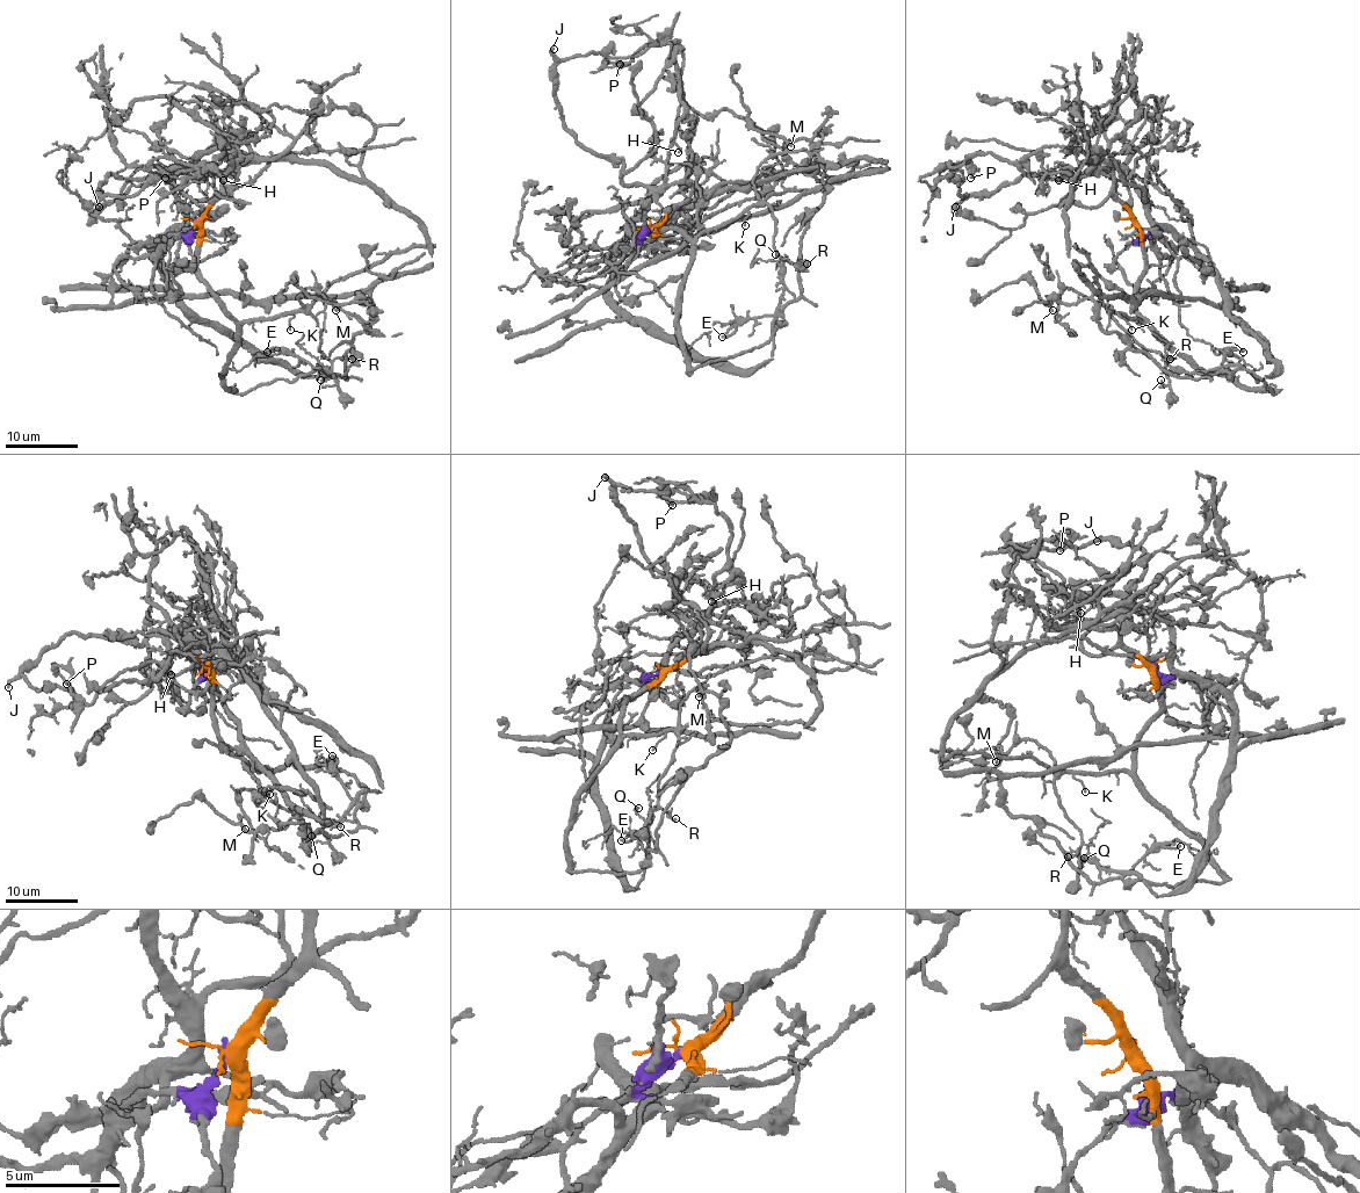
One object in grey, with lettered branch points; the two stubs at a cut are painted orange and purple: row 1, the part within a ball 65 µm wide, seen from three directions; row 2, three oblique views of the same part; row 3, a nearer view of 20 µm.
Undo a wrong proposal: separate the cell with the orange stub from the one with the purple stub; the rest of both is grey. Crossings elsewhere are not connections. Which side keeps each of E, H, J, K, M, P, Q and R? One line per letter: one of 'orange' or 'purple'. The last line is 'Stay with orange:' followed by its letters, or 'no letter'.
E: purple
H: purple
J: purple
K: orange
M: orange
P: purple
Q: orange
R: orange
Stay with orange: K, M, Q, R

